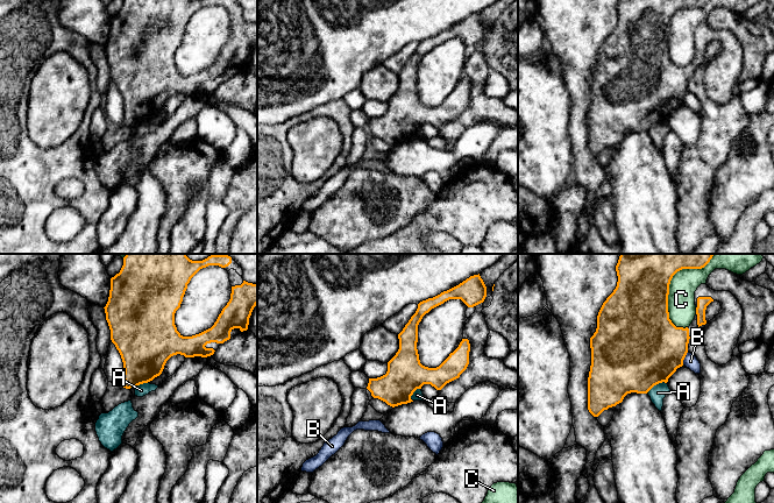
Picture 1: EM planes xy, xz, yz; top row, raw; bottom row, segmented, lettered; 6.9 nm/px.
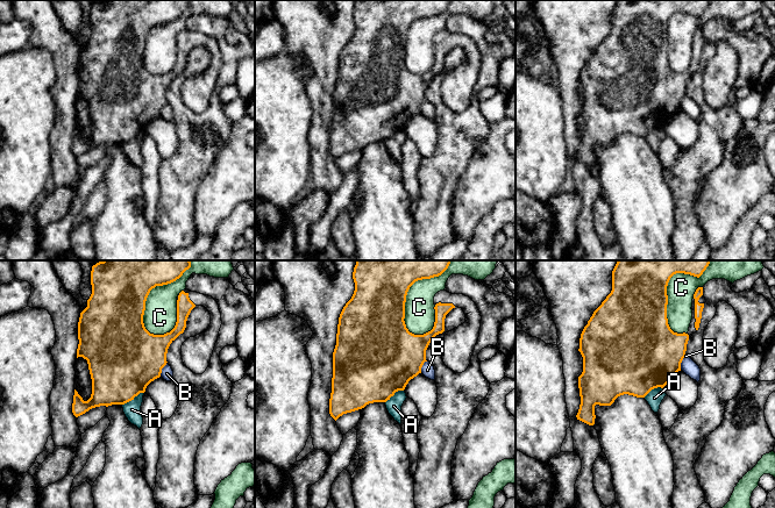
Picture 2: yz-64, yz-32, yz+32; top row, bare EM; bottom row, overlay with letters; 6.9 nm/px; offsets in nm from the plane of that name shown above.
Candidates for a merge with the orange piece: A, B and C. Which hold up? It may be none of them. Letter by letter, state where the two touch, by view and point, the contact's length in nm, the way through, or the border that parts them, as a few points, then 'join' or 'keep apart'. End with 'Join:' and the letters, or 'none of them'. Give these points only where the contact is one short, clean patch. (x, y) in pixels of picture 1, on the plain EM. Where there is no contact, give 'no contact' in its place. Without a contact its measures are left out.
A: meets orange in yz at (655, 124); contact 160 nm long; border along yz (666, 121), (654, 124), (646, 132); keep apart
B: meets orange in yz at (683, 98); contact 100 nm long; keep apart
C: meets orange in yz at (669, 22); contact 500 nm long; keep apart
Join: none of them

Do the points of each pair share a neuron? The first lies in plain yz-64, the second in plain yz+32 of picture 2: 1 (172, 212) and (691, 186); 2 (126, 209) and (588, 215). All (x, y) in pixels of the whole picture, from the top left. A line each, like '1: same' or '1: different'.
1: same
2: different

